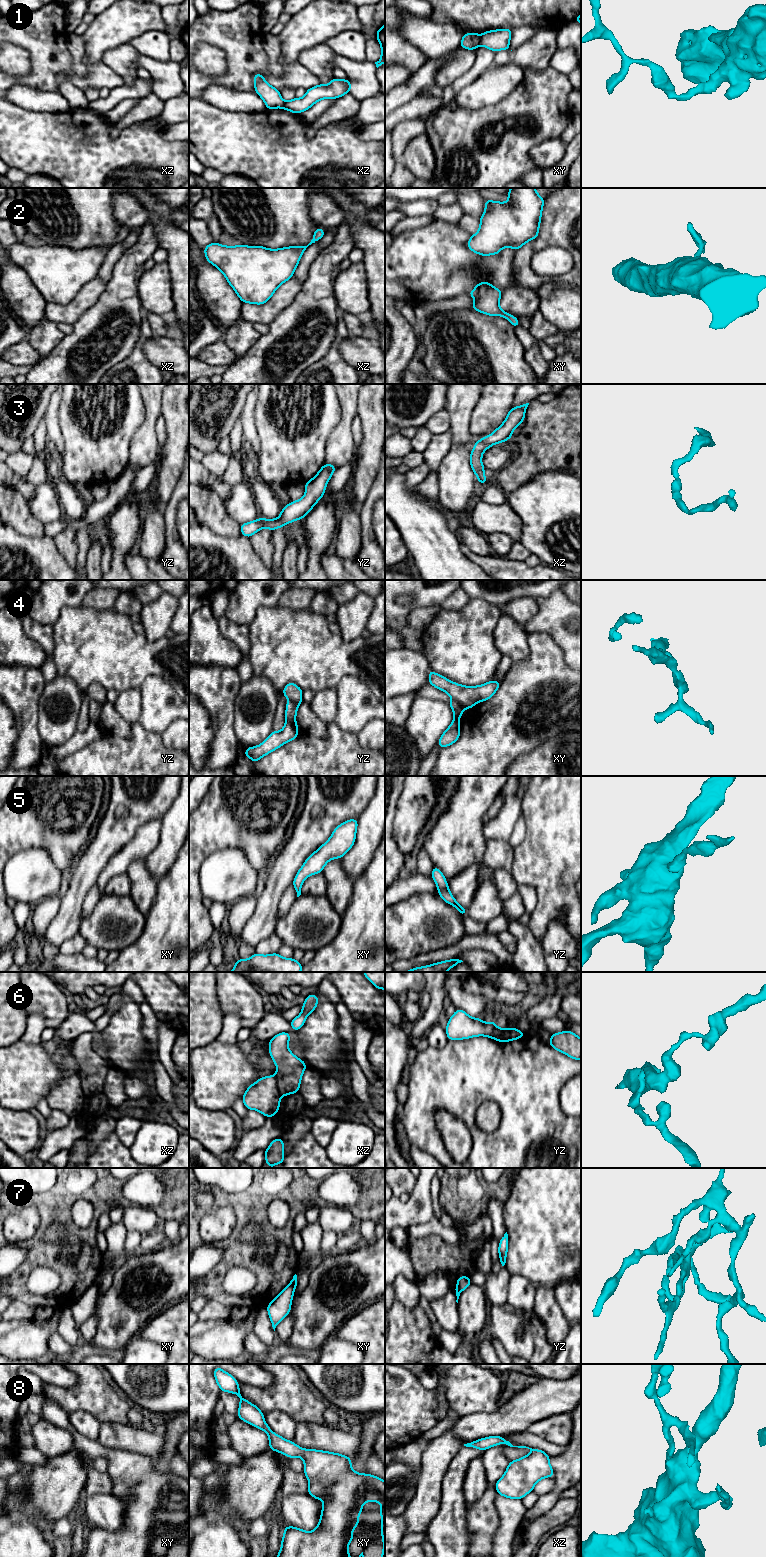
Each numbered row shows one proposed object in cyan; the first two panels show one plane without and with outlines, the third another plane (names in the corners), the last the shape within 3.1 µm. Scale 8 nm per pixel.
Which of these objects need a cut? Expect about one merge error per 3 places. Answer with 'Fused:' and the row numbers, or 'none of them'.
Fused: 1, 4, 6, 7

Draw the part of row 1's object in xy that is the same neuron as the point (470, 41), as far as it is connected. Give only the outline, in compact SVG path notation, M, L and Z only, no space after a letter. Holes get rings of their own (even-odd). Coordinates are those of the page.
M465 33L462 37L460 47L469 50L475 50L480 43L481 35L477 33Z

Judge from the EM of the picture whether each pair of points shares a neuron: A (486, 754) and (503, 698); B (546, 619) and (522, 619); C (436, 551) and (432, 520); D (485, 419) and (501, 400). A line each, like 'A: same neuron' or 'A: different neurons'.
A: same neuron
B: different neurons
C: same neuron
D: same neuron

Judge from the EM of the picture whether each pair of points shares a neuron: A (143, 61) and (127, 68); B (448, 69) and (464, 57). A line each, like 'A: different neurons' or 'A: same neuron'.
A: different neurons
B: same neuron

